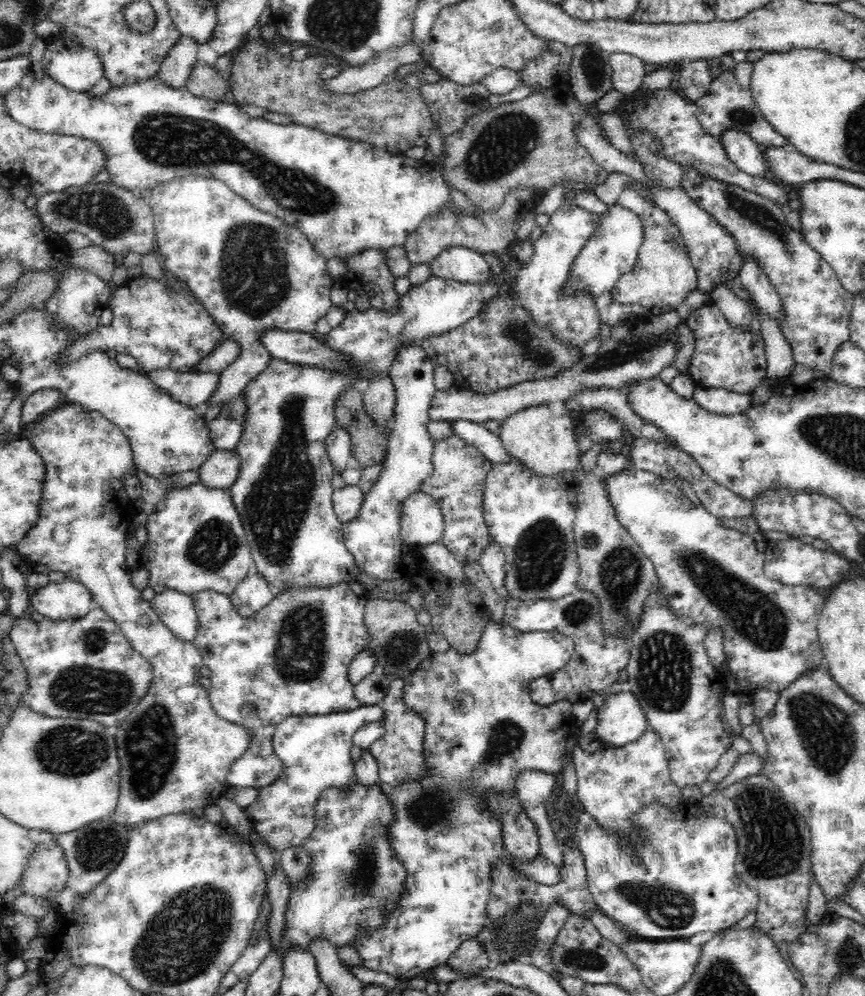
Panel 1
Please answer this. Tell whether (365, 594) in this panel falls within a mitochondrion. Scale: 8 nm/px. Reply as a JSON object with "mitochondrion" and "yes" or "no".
{"mitochondrion":"no"}

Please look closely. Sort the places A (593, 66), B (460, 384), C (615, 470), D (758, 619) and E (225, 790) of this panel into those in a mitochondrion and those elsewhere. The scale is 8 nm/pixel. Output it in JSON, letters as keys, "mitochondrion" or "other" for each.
{"A":"mitochondrion","B":"other","C":"other","D":"mitochondrion","E":"other"}

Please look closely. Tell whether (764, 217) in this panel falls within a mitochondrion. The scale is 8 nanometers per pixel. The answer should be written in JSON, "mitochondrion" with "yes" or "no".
{"mitochondrion":"yes"}

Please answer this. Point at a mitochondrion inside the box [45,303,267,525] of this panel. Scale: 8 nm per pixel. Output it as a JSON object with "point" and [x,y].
{"point":[233,411]}

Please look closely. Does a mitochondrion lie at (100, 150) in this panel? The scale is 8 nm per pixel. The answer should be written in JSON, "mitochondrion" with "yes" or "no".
{"mitochondrion":"no"}

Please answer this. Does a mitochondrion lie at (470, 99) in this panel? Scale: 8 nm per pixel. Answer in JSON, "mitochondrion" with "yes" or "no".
{"mitochondrion":"yes"}

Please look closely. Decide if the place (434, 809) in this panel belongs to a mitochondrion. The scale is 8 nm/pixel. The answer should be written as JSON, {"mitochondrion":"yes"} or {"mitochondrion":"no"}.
{"mitochondrion":"yes"}

